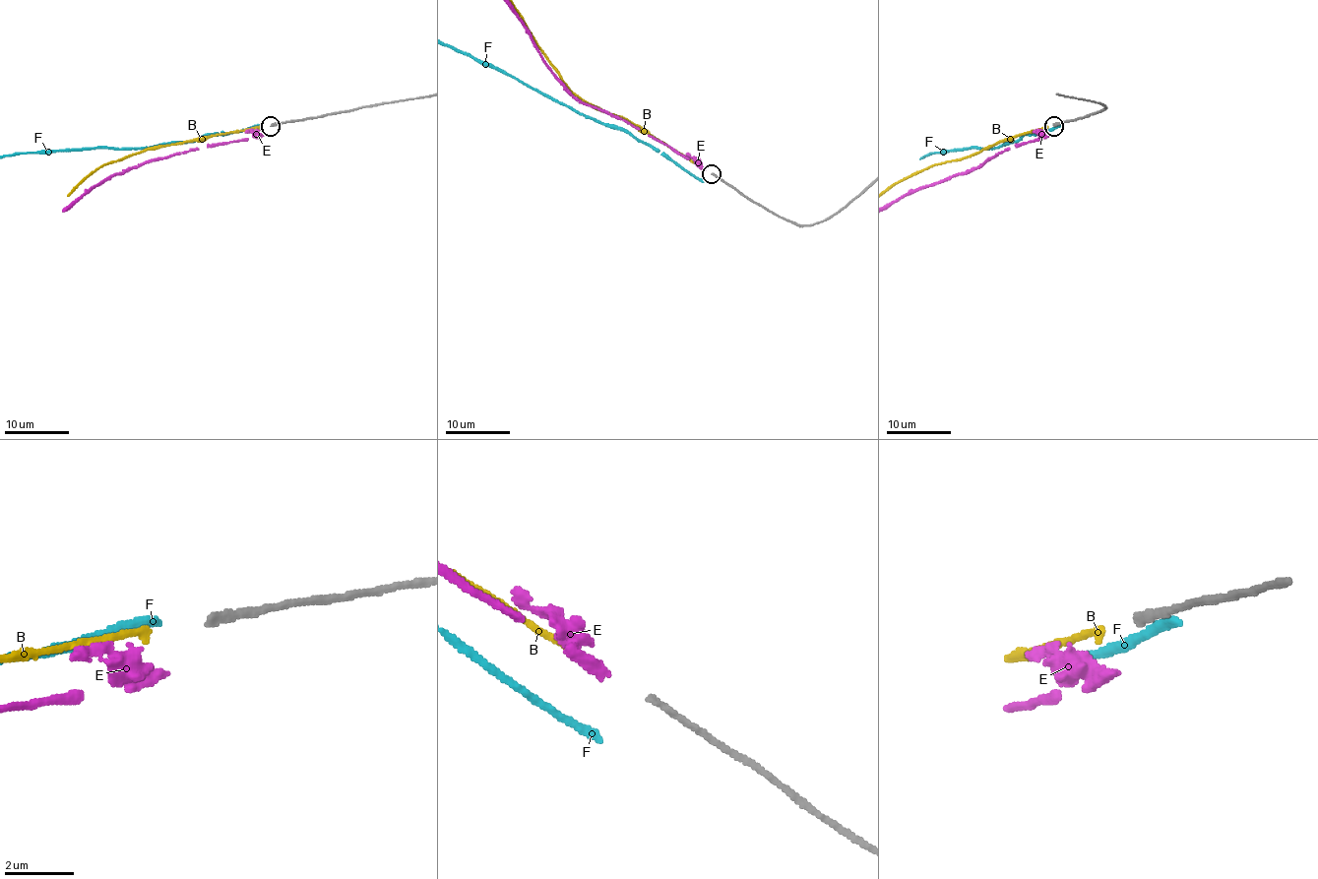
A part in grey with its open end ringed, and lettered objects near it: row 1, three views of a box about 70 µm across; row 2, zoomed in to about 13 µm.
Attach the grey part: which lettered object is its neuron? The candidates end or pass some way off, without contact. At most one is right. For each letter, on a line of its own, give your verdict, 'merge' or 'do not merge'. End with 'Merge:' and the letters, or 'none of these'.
B: merge
E: do not merge
F: do not merge
Merge: B

